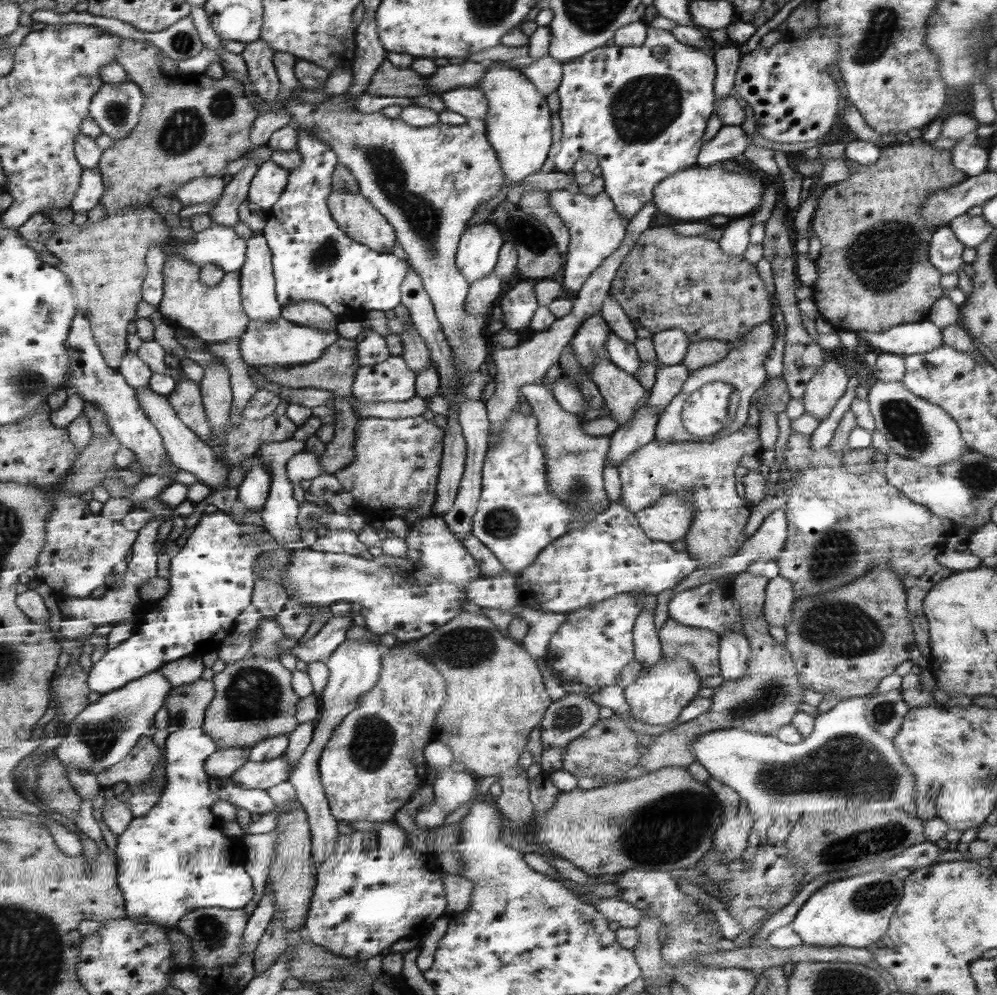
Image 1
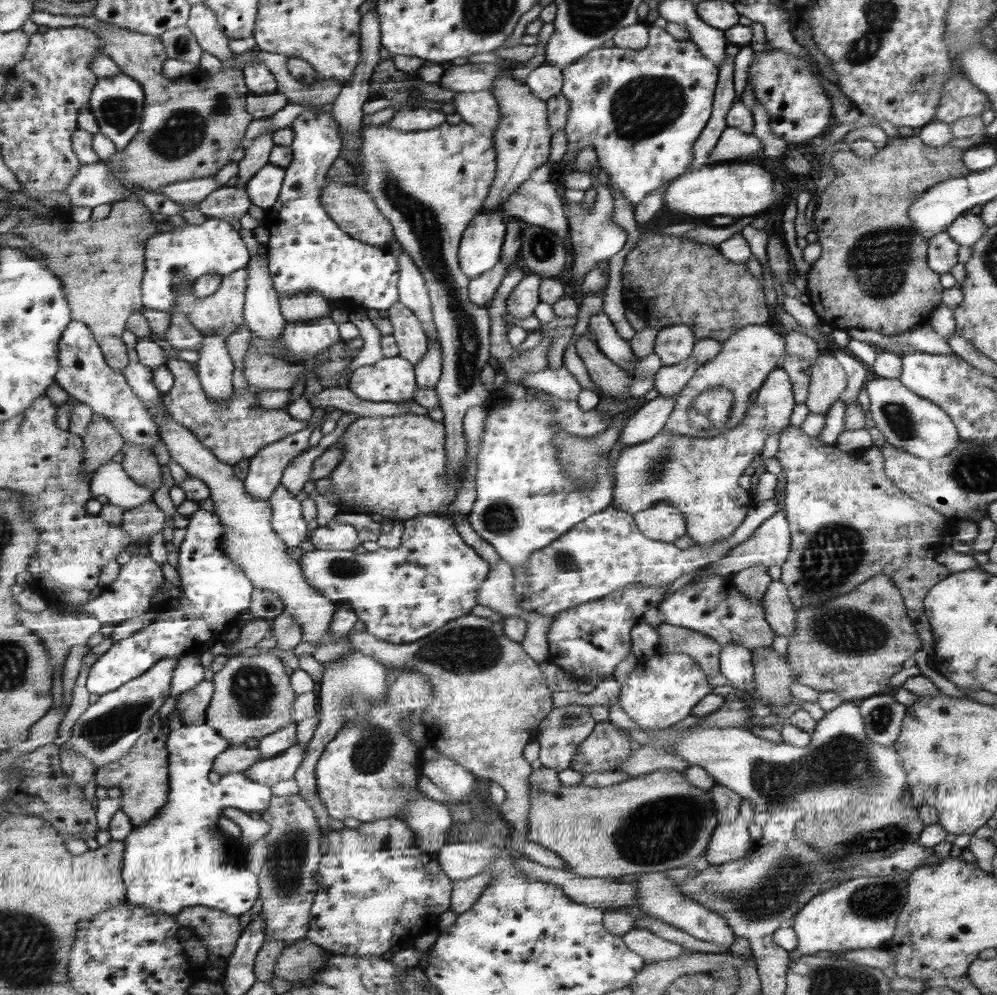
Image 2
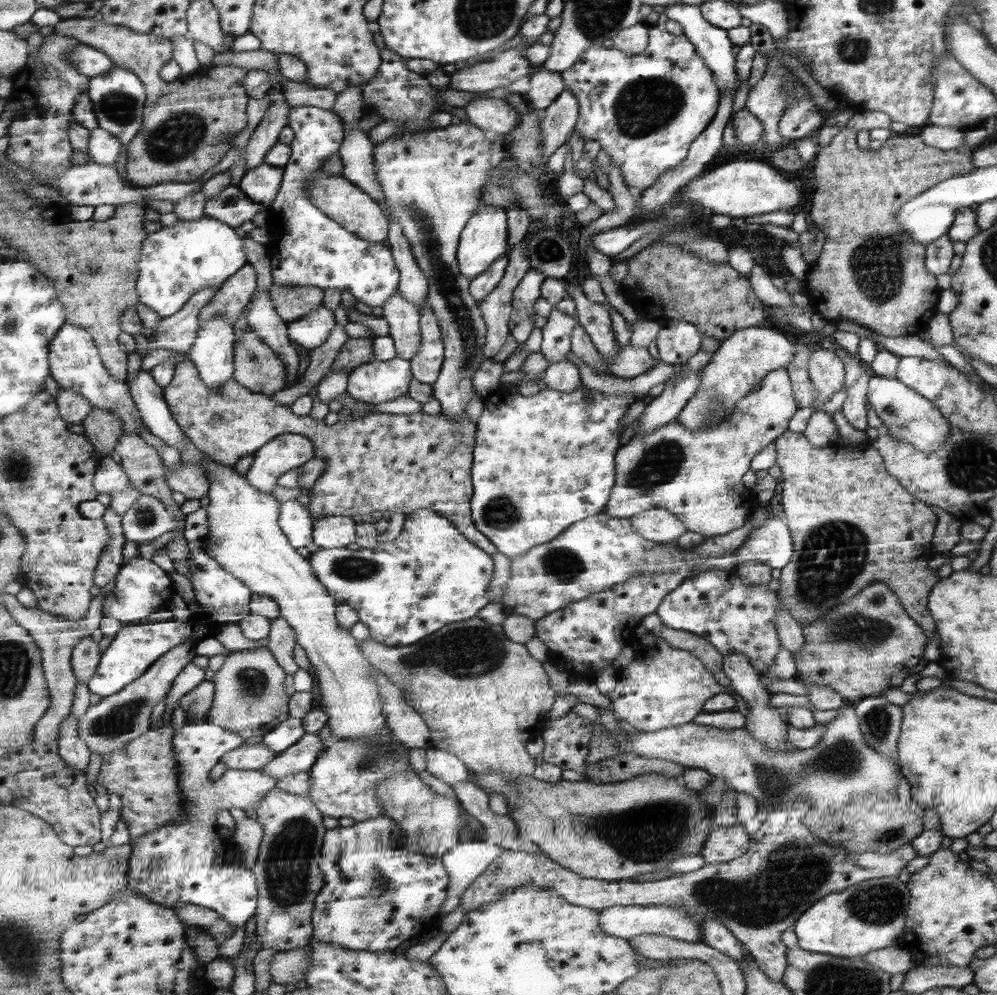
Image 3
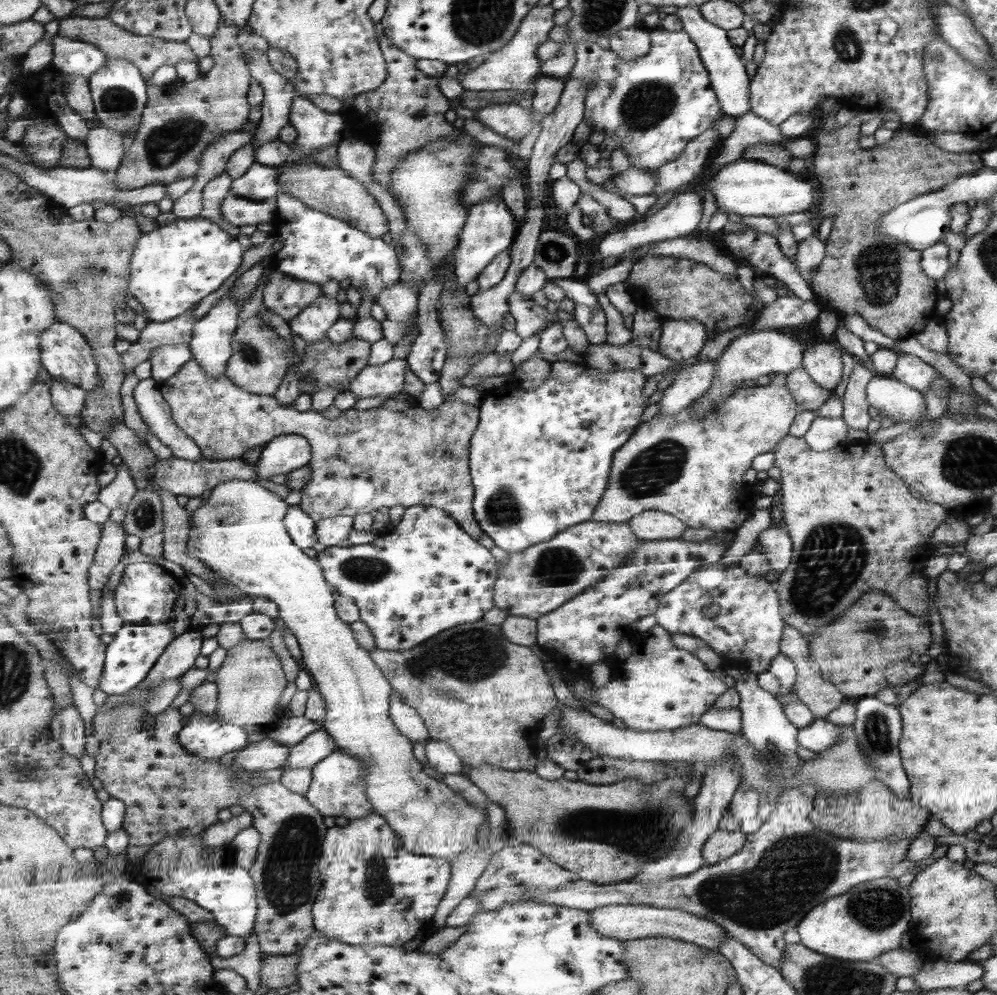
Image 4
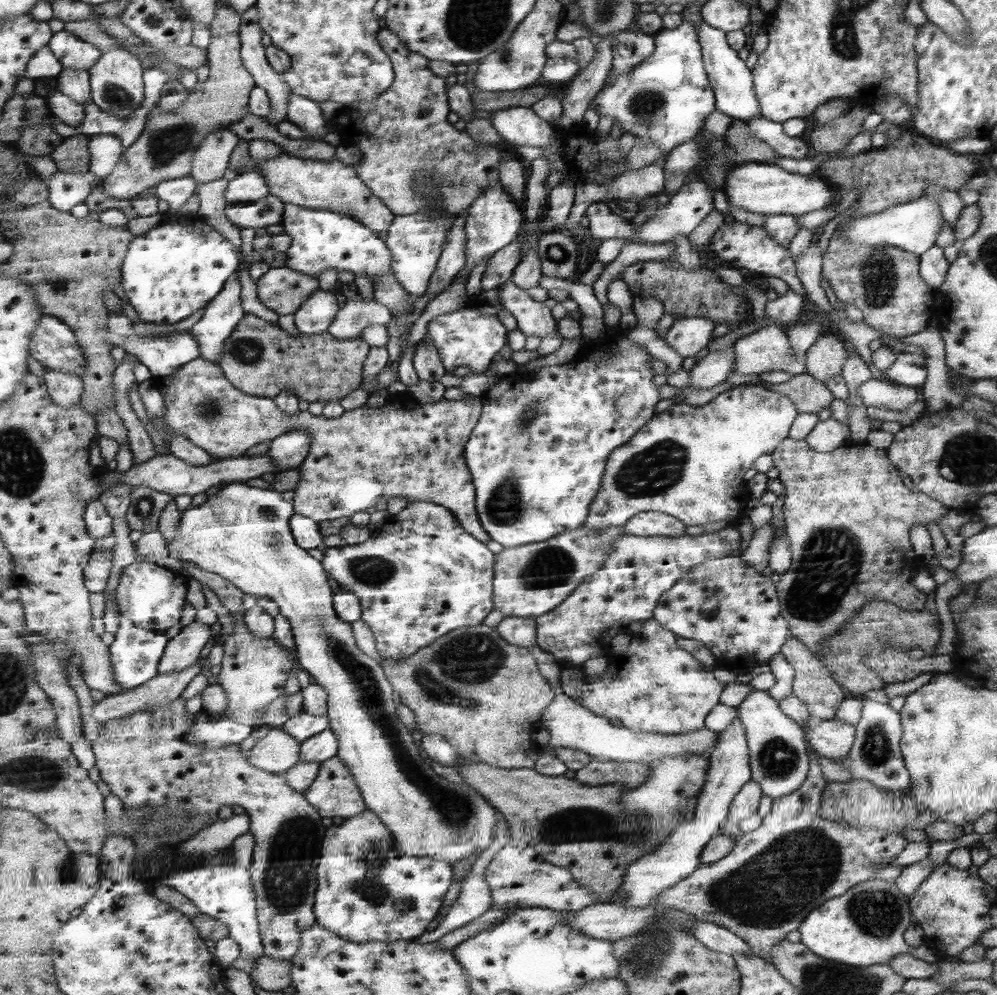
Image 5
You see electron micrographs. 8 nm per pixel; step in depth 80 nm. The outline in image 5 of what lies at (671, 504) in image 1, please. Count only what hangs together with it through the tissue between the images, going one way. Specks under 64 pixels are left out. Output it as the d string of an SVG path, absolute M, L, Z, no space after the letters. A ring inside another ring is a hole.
M655 511L639 512L622 527L626 534L633 536L680 537L685 534L685 524L679 519Z

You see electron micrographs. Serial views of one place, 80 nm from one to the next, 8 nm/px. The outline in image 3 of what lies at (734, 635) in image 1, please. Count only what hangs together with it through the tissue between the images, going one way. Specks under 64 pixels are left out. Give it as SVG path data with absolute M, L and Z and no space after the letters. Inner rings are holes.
M727 653L723 655L723 674L729 679L729 686L737 695L741 696L746 703L749 714L745 719L744 731L751 735L751 738L759 740L759 744L765 744L772 749L779 749L780 753L787 751L787 724L786 720L779 717L777 710L769 705L769 692L761 685L758 674L751 668L751 663L741 653Z

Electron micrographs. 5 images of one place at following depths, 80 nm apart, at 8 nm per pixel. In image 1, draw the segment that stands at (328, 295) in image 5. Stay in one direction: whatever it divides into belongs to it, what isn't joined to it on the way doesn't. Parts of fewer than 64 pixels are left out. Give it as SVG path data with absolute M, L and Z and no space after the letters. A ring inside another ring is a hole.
M282 317L271 324L253 320L248 326L247 333L240 338L240 355L249 368L264 368L264 366L279 370L295 368L318 361L328 346L338 338L337 330L321 331L321 329L297 325Z

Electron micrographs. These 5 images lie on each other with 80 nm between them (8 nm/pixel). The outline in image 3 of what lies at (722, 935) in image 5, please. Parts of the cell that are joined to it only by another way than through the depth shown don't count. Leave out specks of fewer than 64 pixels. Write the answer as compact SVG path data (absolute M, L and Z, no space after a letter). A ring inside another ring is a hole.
M663 904L647 906L609 906L598 911L598 921L604 933L613 935L613 938L629 940L635 936L654 934L663 938L673 938L683 942L701 942L700 930L694 920L684 916L684 912L677 912Z

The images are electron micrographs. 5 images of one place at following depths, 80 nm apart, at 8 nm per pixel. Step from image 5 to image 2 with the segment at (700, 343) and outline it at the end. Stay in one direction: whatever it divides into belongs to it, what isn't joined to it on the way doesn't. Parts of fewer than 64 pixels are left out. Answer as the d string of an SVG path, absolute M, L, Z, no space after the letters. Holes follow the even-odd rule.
M684 325L667 326L657 332L654 349L661 366L673 366L689 358L696 338L694 330Z

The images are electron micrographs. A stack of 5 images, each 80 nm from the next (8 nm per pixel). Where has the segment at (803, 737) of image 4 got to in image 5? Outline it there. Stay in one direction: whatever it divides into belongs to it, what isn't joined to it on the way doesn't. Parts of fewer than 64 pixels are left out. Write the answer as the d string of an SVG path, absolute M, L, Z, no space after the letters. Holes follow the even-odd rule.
M833 718L813 721L809 730L804 732L804 740L814 754L830 758L835 762L849 753L855 738L853 734L855 728Z

